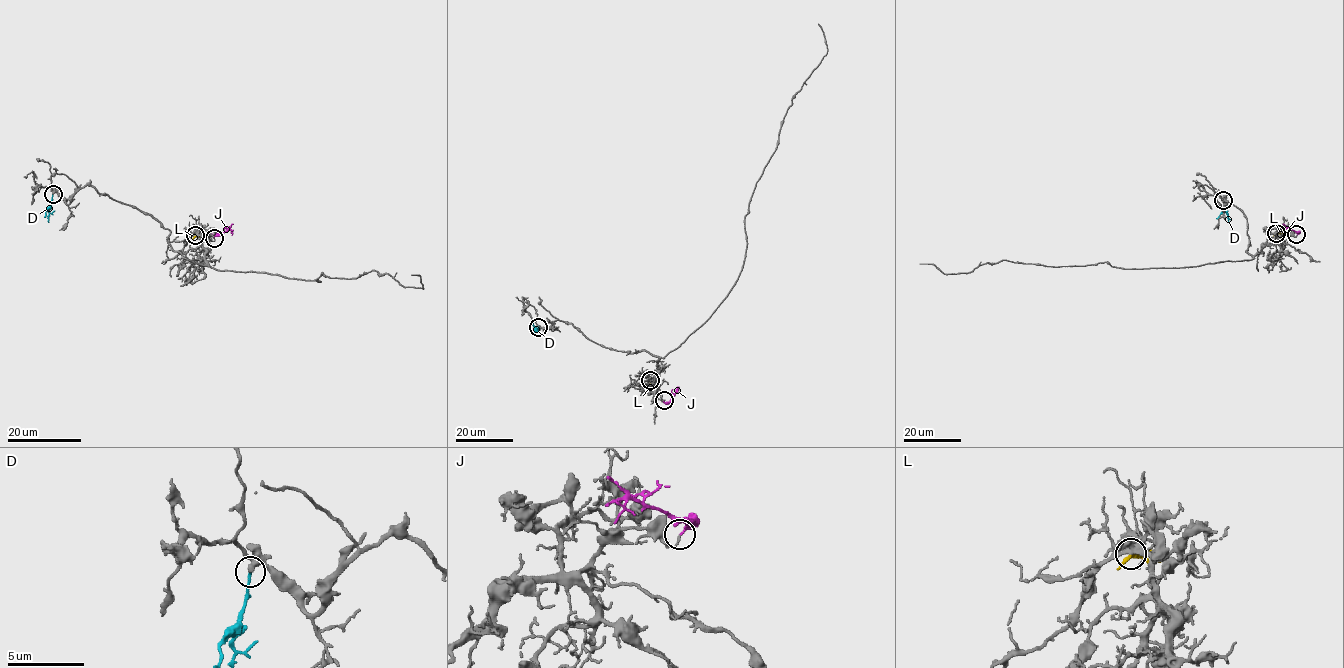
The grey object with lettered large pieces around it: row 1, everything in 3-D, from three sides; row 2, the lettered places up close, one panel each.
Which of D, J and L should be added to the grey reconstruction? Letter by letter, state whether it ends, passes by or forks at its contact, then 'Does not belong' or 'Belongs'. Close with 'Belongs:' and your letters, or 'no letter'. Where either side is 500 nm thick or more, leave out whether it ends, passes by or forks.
D: It ends there. Belongs
J: It ends there. Does not belong
L: It passes by. Does not belong
Belongs: D

